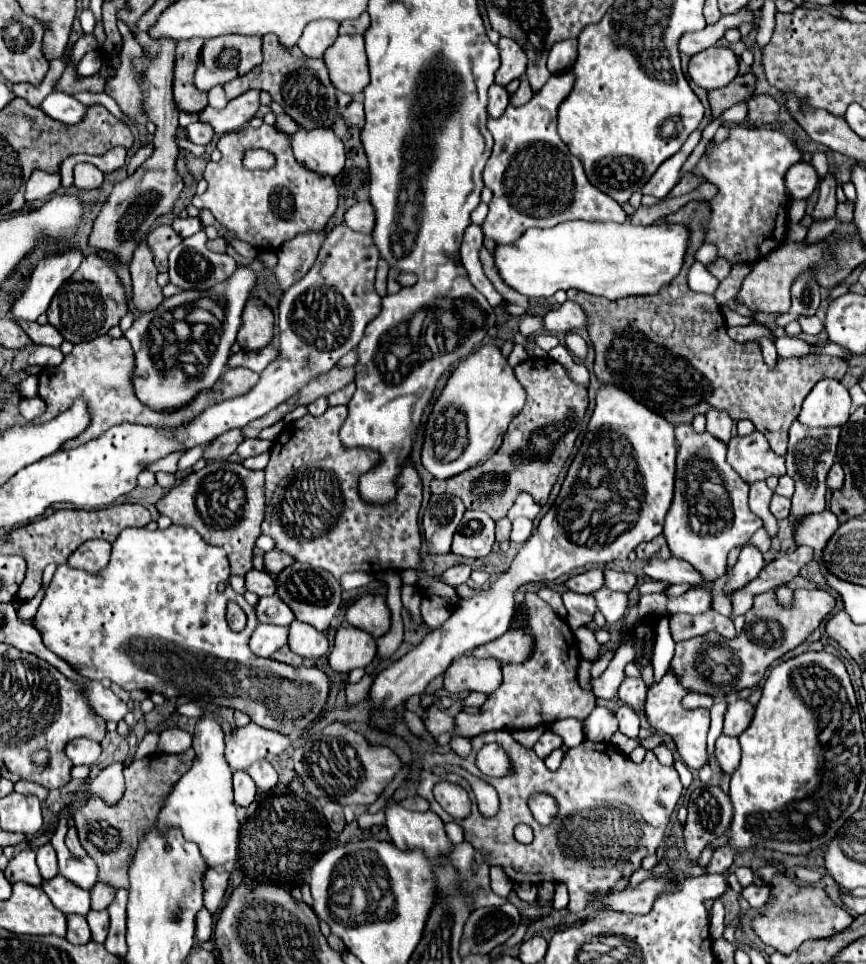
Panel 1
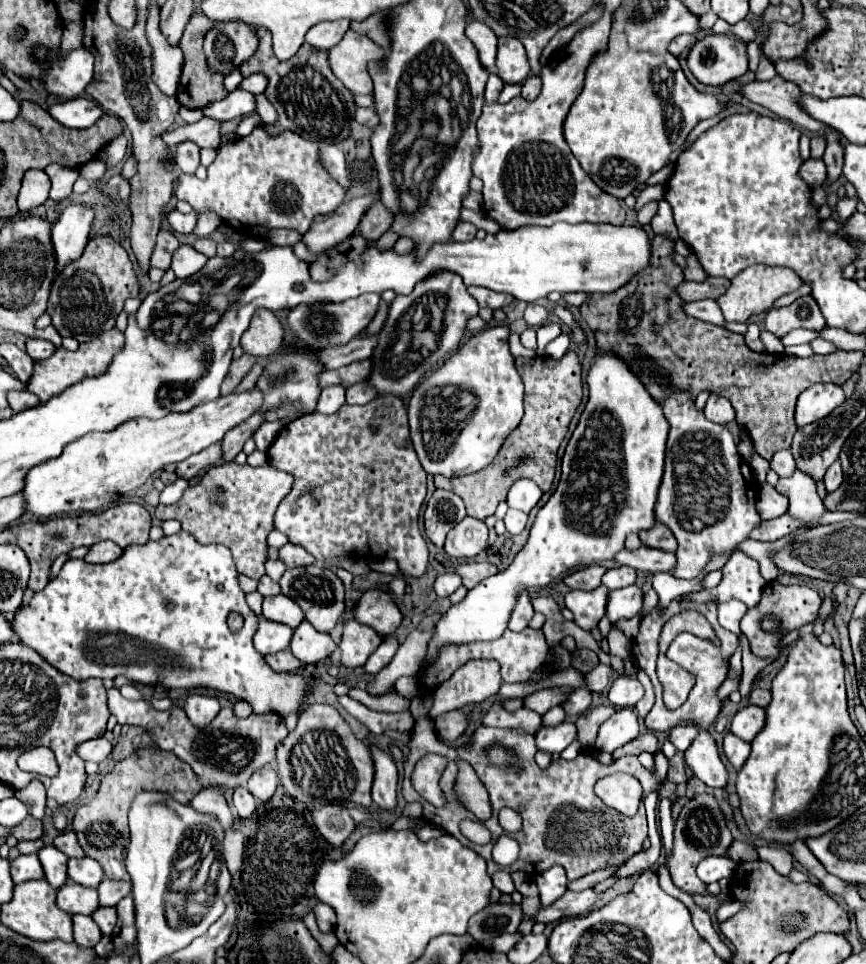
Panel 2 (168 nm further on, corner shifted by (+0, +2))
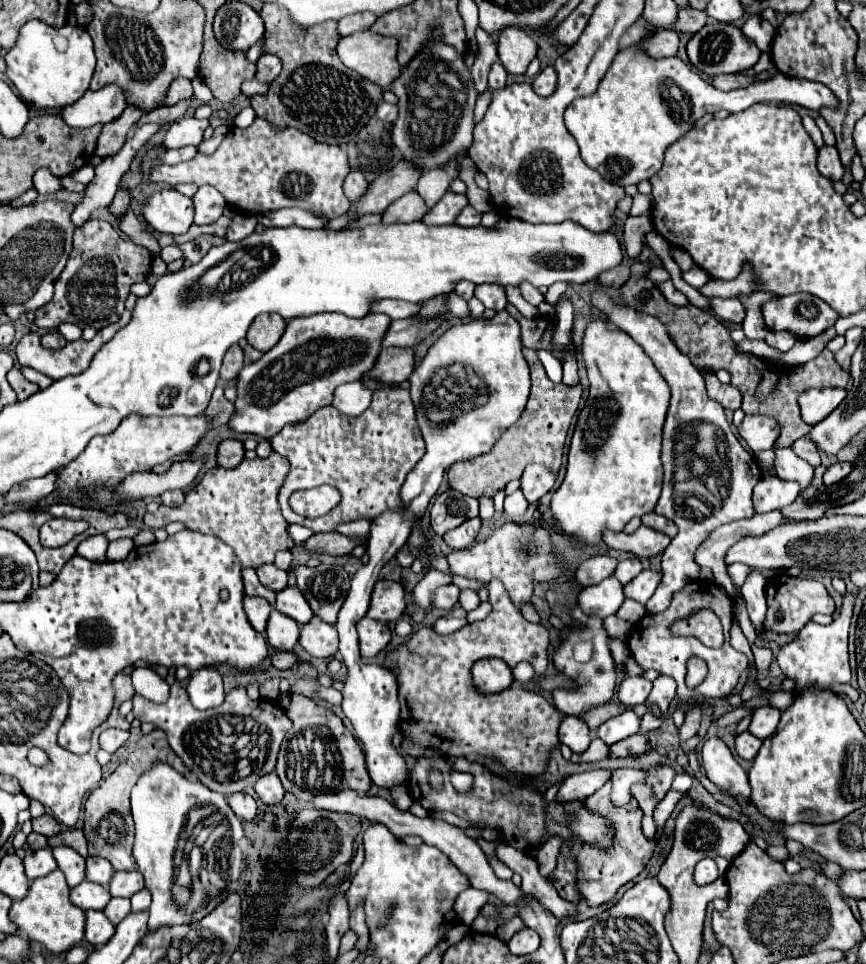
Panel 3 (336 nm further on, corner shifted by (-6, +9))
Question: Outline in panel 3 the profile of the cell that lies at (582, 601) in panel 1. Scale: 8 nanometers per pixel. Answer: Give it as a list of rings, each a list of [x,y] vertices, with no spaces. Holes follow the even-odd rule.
[[[607,577],[605,581],[583,587],[577,593],[577,605],[587,617],[599,617],[605,619],[617,611],[617,607],[623,603],[623,585],[615,577]]]

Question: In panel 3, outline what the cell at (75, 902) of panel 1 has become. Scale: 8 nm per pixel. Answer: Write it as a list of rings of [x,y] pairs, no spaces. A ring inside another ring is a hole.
[[[83,881],[81,885],[71,889],[71,903],[81,907],[83,911],[89,911],[89,909],[101,911],[109,903],[109,899],[111,899],[109,891],[99,883]]]

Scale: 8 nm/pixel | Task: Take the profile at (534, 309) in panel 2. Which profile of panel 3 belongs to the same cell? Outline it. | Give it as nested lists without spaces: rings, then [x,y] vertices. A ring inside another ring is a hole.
[[[523,283],[523,285],[521,285],[521,295],[523,295],[525,301],[529,301],[529,303],[535,305],[535,307],[545,299],[545,297],[543,297],[537,289],[533,289],[533,285],[529,285],[529,283]]]

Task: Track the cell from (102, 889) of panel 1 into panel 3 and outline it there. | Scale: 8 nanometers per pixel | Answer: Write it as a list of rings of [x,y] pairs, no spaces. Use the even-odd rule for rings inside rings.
[[[115,871],[109,883],[113,897],[131,897],[143,889],[143,875],[139,871]]]

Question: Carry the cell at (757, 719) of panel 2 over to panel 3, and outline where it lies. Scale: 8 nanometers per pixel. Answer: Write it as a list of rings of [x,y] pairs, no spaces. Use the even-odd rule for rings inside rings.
[[[769,705],[757,707],[749,725],[749,733],[753,733],[759,739],[767,739],[769,735],[775,733],[777,723],[779,723],[779,709]]]

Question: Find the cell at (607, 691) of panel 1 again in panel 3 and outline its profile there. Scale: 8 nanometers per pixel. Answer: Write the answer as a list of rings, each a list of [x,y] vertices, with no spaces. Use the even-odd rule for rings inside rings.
[[[521,663],[521,665],[517,665],[517,667],[513,669],[513,677],[515,677],[517,683],[529,685],[529,683],[535,679],[535,671],[533,671],[527,663]]]

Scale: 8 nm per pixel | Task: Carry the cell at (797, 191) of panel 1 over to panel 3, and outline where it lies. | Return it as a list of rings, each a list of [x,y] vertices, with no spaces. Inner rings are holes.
[[[821,147],[819,149],[819,157],[817,157],[817,167],[821,171],[823,177],[837,181],[843,177],[843,165],[839,161],[839,153],[835,147]]]

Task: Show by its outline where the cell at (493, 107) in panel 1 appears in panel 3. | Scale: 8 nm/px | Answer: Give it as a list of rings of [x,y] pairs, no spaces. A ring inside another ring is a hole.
[[[497,61],[489,73],[489,87],[491,89],[503,89],[505,87],[505,81],[507,81],[507,71],[505,67]]]

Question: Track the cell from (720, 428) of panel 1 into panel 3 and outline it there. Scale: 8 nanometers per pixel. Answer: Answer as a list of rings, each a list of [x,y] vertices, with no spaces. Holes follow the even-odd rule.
[[[707,373],[705,381],[707,381],[707,395],[713,401],[721,403],[725,409],[731,409],[731,411],[737,411],[741,407],[741,393],[733,385],[719,383],[713,373]]]

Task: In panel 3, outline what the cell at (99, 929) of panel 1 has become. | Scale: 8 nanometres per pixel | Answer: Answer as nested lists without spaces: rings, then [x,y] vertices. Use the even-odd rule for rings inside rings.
[[[113,897],[111,903],[103,909],[103,913],[107,915],[107,919],[113,923],[113,925],[119,925],[129,913],[131,913],[131,905],[129,905],[129,899],[119,899],[119,897]]]

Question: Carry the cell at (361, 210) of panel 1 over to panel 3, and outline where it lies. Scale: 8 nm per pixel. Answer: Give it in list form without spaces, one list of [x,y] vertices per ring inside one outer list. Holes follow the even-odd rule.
[[[409,191],[403,197],[399,197],[397,201],[393,201],[385,211],[383,211],[383,221],[385,225],[391,223],[409,223],[409,221],[421,221],[423,215],[429,209],[425,207],[423,199],[419,197],[417,191]]]

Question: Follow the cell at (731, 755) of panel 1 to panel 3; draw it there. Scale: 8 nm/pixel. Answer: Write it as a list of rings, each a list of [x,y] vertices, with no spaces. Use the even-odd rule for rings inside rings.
[[[743,731],[743,733],[739,733],[735,737],[735,749],[737,749],[737,755],[741,759],[751,761],[757,755],[759,747],[761,747],[761,739],[757,739],[755,735],[751,735],[749,731]]]

